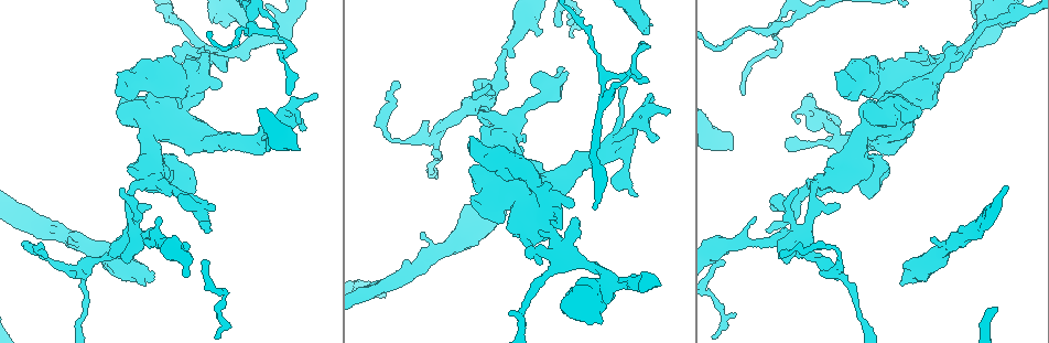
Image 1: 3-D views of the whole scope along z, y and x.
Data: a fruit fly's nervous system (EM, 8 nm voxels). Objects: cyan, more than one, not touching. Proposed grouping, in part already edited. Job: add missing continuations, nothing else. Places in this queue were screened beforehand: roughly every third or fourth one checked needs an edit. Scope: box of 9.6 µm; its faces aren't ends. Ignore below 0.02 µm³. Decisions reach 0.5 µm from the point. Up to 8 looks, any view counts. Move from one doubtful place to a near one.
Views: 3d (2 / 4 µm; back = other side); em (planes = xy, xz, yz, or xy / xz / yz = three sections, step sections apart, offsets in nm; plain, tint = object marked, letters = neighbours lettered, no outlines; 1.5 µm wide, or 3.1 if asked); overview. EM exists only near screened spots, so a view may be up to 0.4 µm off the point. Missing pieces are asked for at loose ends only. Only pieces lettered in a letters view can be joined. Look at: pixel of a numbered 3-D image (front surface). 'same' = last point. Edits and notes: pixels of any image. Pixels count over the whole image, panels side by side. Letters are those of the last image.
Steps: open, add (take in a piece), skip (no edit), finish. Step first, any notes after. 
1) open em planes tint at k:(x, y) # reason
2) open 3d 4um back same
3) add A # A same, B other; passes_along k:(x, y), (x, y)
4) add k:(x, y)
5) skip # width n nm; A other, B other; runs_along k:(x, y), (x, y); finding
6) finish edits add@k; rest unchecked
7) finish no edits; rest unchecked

open em yz step 8 letters at 1:(732, 147) # long arm stops here

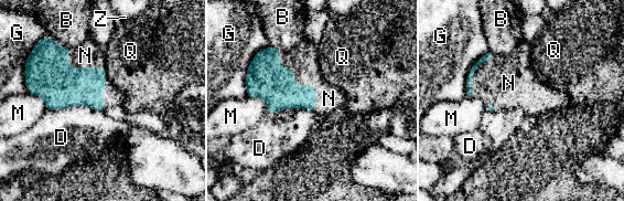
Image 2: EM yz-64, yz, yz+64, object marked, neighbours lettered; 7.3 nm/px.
add N # B other, D other, G other, M other, N same, Q other, Z other; passes_along 2:(266, 78), (297, 84), (327, 97); it goes on there

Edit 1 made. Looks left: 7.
open 3d 2um back at 1:(636, 196) # an open end

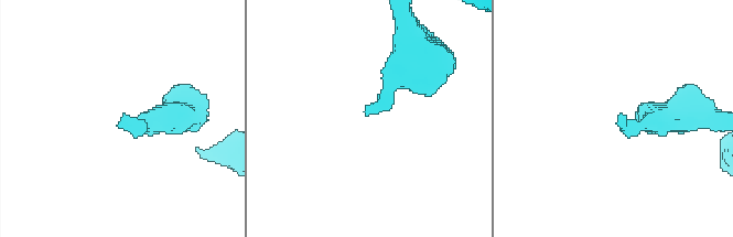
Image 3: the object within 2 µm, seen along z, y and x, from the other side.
open em xz step 4 plain at 3:(619, 113)

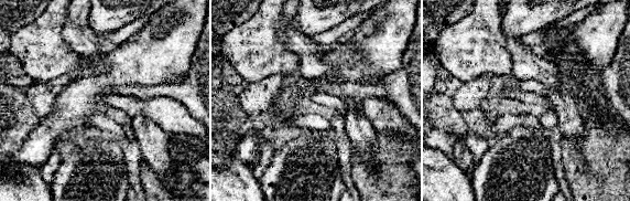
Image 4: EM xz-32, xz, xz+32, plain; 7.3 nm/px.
open em xz step 4 letters same

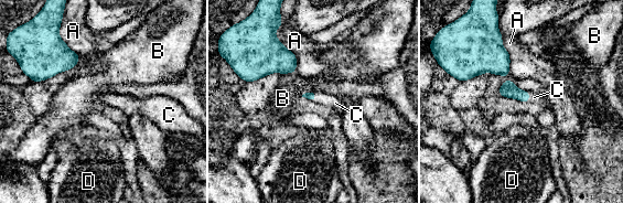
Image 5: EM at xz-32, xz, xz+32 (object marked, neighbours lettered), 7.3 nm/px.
add C # A other, B other, C same, D other; passes_along 5:(508, 89), (528, 97), (534, 97); the neuron continues

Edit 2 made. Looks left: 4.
open 3d 2um at 1:(208, 52) # branch stops here

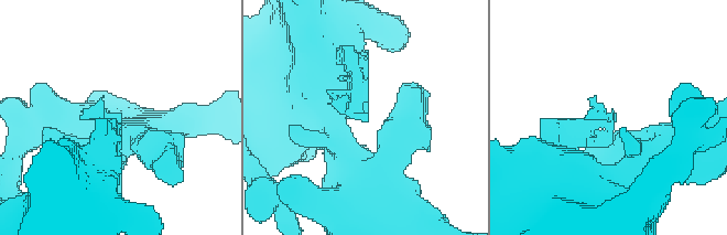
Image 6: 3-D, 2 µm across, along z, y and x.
open em yz step 8 letters at 6:(366, 121) # shape alone is not enough

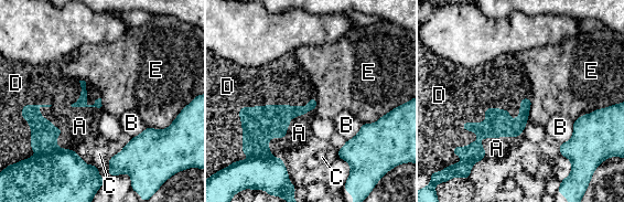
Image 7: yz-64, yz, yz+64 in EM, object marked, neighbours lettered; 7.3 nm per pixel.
open em xz step 4 letters same # cut it another way

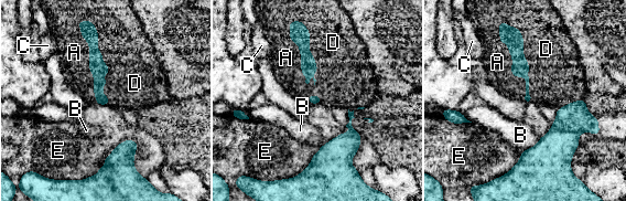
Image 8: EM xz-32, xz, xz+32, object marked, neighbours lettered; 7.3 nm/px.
skip # A other, B other, C other, D other, E other; border 8:(137, 141), (122, 140), (83, 179); none of them fits

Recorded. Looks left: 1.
finish edits add@2, add@5; rest unchecked

